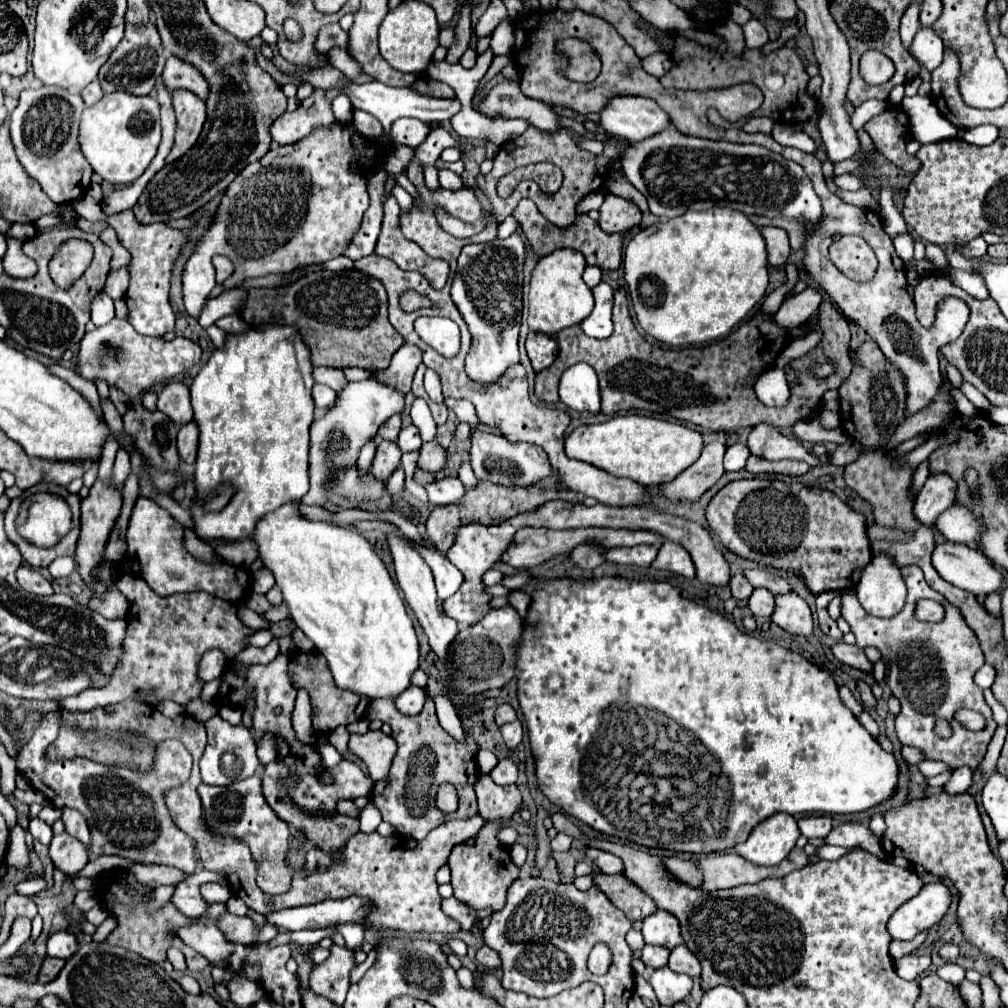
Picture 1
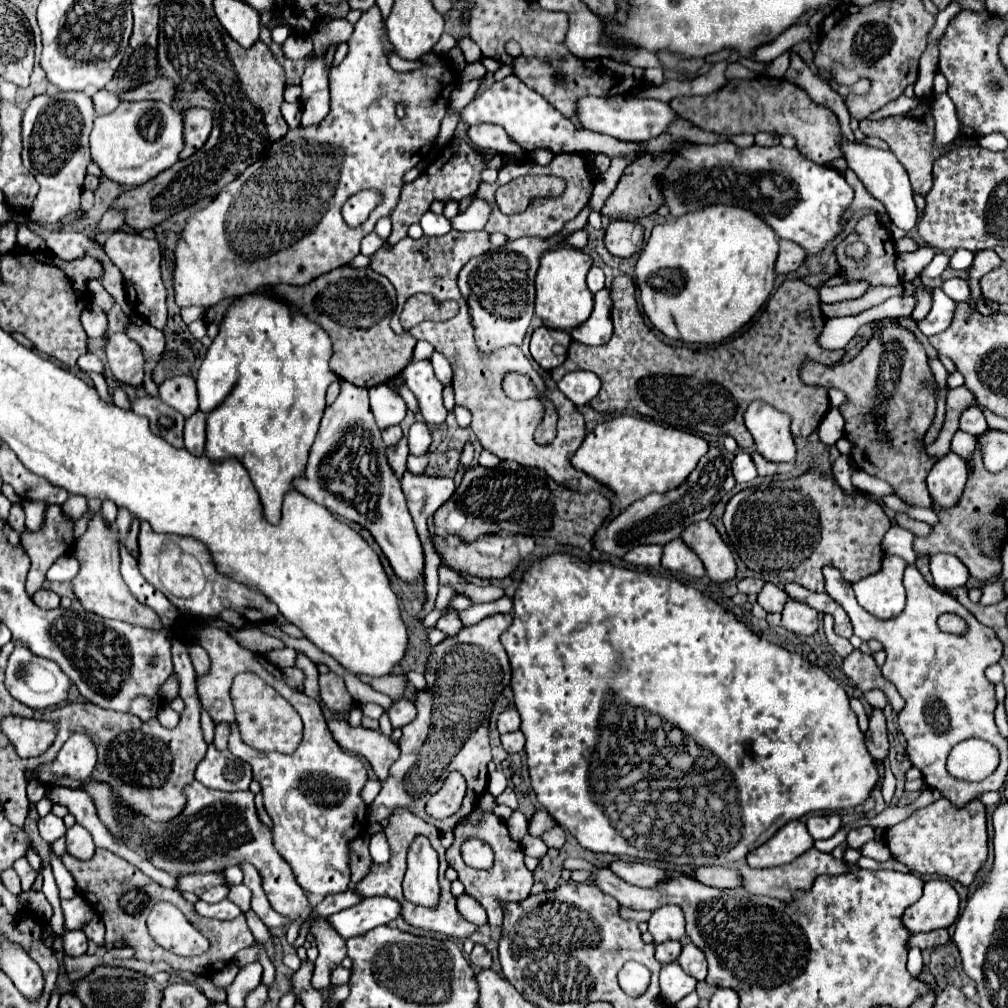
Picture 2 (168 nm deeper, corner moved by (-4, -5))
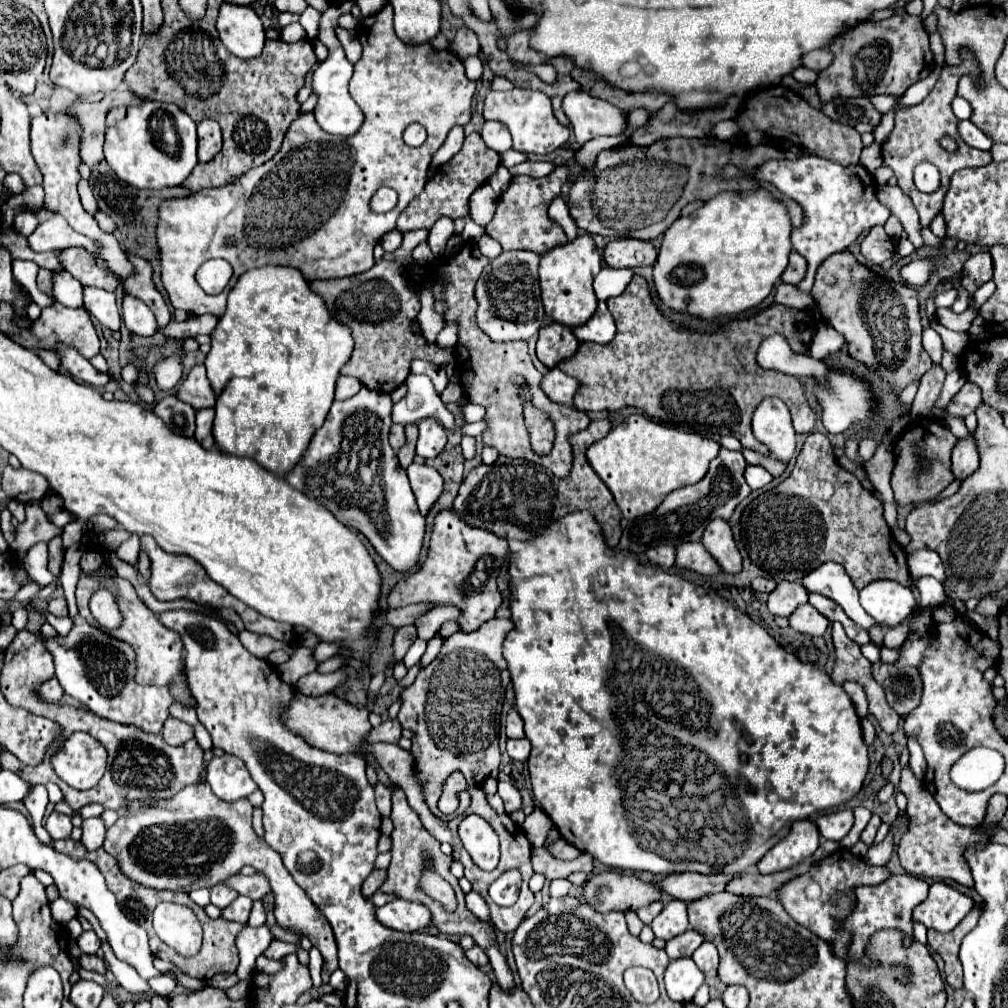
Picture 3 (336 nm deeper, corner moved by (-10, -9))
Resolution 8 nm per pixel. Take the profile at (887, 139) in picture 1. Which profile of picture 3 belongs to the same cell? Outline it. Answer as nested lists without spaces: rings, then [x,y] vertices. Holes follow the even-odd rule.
[[[942,68],[940,72],[940,78],[936,82],[936,86],[932,88],[932,92],[916,106],[912,108],[900,108],[896,112],[896,124],[890,132],[890,136],[886,138],[886,142],[882,144],[882,158],[884,158],[884,164],[890,166],[898,178],[898,186],[912,198],[918,214],[920,214],[920,224],[922,226],[928,226],[930,220],[940,212],[942,208],[942,198],[946,194],[946,188],[948,188],[948,180],[950,176],[960,170],[960,168],[968,168],[968,166],[984,166],[988,164],[992,158],[990,158],[990,152],[982,152],[982,150],[976,150],[976,148],[970,148],[968,144],[964,144],[956,132],[956,122],[958,118],[954,116],[952,108],[950,108],[950,102],[952,98],[956,96],[956,84],[958,84],[958,78],[962,76],[962,68]],[[944,136],[950,136],[958,142],[958,150],[956,152],[946,152],[942,146],[940,146],[940,140]],[[920,162],[930,162],[938,168],[940,172],[940,188],[932,194],[926,194],[926,192],[920,192],[914,182],[912,182],[912,166],[920,164]]]

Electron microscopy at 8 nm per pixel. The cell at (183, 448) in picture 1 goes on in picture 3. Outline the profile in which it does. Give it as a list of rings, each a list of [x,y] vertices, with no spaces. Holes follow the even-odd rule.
[[[198,410],[196,414],[196,440],[202,448],[210,450],[214,448],[214,438],[212,438],[212,420],[214,420],[214,410]]]

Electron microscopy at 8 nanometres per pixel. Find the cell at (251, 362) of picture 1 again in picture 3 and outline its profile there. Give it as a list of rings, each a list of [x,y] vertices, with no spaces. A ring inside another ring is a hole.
[[[262,266],[262,268],[254,268],[244,272],[236,286],[230,290],[228,294],[228,308],[224,312],[224,316],[220,318],[218,326],[212,332],[212,348],[206,356],[206,370],[208,370],[208,380],[212,384],[214,392],[222,392],[218,396],[218,402],[214,406],[216,410],[216,418],[214,418],[214,440],[216,446],[226,452],[226,454],[234,454],[234,456],[246,456],[252,458],[254,462],[258,462],[262,468],[266,468],[268,472],[278,474],[280,478],[284,478],[288,472],[294,470],[294,466],[302,460],[314,432],[324,424],[326,414],[334,402],[334,386],[336,386],[336,378],[340,374],[340,368],[346,364],[346,360],[350,360],[354,348],[354,340],[350,336],[350,328],[338,324],[330,312],[326,312],[326,306],[322,306],[322,298],[314,292],[310,292],[308,282],[302,278],[302,274],[296,268],[288,268],[288,266]]]

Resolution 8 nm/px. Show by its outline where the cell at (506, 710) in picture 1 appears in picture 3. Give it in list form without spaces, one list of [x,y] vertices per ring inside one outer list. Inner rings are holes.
[[[512,708],[506,718],[506,736],[508,738],[524,738],[524,720],[520,714]]]

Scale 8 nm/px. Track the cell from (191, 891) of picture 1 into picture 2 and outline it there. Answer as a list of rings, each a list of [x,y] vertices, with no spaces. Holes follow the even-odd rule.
[[[228,898],[222,900],[222,902],[216,902],[216,904],[208,904],[208,902],[204,902],[204,900],[198,900],[194,906],[196,906],[196,910],[198,910],[202,916],[206,916],[206,918],[232,920],[232,918],[236,918],[236,916],[242,914],[242,910],[240,910],[234,902],[230,902]]]

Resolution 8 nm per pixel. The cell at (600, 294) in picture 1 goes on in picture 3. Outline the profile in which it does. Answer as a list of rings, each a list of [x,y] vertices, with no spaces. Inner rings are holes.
[[[598,302],[598,310],[586,324],[572,330],[580,342],[594,342],[594,344],[608,344],[616,334],[614,318],[606,306],[606,302]]]

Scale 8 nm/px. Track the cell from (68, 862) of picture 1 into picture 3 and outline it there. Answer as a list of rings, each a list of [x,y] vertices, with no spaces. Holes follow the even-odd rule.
[[[88,818],[82,822],[82,844],[86,850],[96,850],[104,842],[106,828],[102,828],[102,820],[98,818]]]

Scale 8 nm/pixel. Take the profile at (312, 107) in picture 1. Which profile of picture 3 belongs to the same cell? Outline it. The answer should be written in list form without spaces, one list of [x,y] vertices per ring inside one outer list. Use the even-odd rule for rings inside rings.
[[[332,2],[330,8],[322,14],[320,18],[320,26],[318,26],[318,40],[328,48],[328,56],[324,62],[320,62],[312,74],[312,92],[318,96],[318,104],[314,108],[314,116],[316,122],[320,124],[320,128],[324,132],[330,132],[334,136],[350,136],[354,134],[360,124],[362,124],[362,110],[358,108],[358,104],[352,100],[350,92],[348,92],[348,82],[352,76],[352,64],[348,62],[348,58],[344,56],[344,50],[336,38],[334,28],[338,26],[338,18],[344,12],[352,10],[352,2]]]

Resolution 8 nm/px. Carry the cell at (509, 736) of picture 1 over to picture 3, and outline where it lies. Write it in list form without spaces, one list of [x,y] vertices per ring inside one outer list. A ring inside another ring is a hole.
[[[522,738],[522,740],[508,740],[506,742],[506,752],[508,752],[508,756],[512,760],[524,762],[528,758],[528,754],[530,754],[530,742],[526,738]]]

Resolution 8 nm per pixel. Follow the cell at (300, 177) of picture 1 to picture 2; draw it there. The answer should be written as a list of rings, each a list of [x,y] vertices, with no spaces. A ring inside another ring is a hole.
[[[376,5],[362,12],[362,18],[356,22],[348,44],[350,52],[344,62],[330,70],[332,112],[328,118],[312,128],[298,126],[296,130],[288,130],[282,140],[272,144],[264,158],[260,158],[256,164],[250,164],[234,182],[226,184],[204,210],[194,212],[186,220],[174,248],[172,286],[178,306],[208,308],[224,298],[242,296],[268,284],[304,286],[316,276],[328,274],[330,270],[340,268],[358,256],[360,240],[374,230],[380,218],[390,216],[396,208],[404,186],[404,174],[414,168],[434,146],[458,78],[452,68],[444,64],[442,56],[434,52],[424,56],[420,70],[392,70],[388,64],[392,44],[384,28],[380,8]],[[400,104],[404,104],[404,120],[396,118],[396,106]],[[368,188],[382,190],[384,200],[364,224],[350,228],[340,210],[350,196]]]

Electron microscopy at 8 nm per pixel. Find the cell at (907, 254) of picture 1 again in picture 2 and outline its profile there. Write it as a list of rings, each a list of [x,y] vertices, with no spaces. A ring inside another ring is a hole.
[[[846,138],[842,142],[842,150],[844,150],[844,158],[848,162],[848,168],[862,180],[866,190],[886,206],[890,220],[898,228],[910,232],[918,224],[918,210],[916,210],[916,204],[914,204],[914,198],[912,198],[912,188],[910,188],[906,168],[896,160],[896,156],[890,150],[868,148],[868,146],[850,142]]]

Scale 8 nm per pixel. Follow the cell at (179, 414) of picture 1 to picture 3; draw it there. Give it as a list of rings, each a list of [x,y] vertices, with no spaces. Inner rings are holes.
[[[194,366],[174,396],[178,400],[190,404],[194,410],[214,408],[214,404],[216,404],[216,394],[212,392],[204,366]]]

